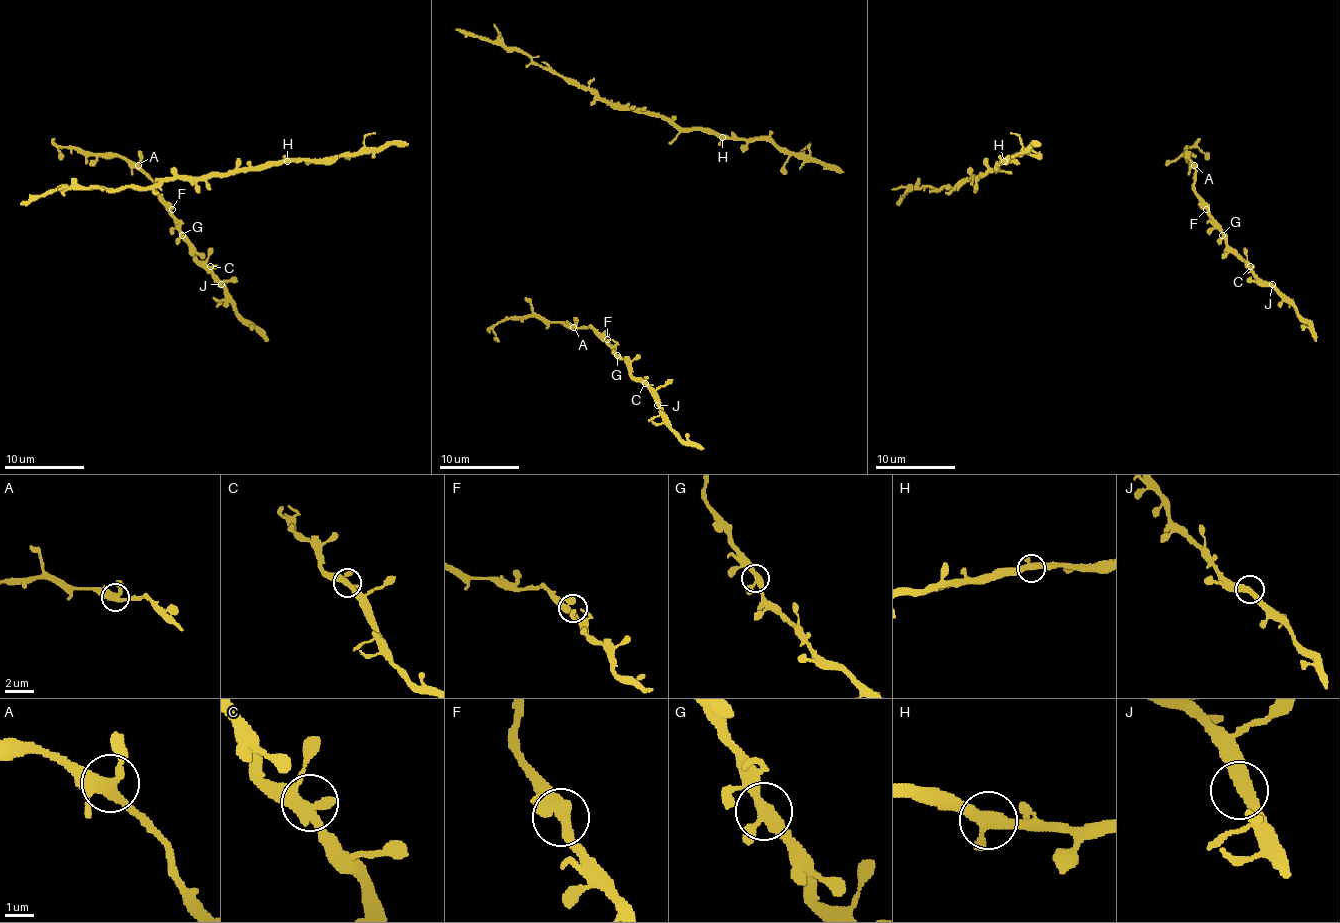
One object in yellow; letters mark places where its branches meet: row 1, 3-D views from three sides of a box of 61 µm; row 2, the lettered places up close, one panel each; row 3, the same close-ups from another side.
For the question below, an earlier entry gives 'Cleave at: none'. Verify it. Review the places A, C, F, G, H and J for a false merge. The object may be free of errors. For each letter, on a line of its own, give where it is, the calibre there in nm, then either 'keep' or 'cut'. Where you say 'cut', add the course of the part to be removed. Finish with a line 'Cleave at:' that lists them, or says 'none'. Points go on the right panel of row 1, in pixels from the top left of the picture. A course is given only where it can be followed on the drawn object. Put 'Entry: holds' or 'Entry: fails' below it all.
A: (1194, 165) | 360 nm | keep
C: (1250, 266) | 360 nm | keep
F: (1206, 209) | 360 nm | keep
G: (1222, 235) | 340 nm | keep
H: (1004, 161) | 360 nm | keep
J: (1272, 284) | 440 nm | keep
Cleave at: none
Entry: holds

